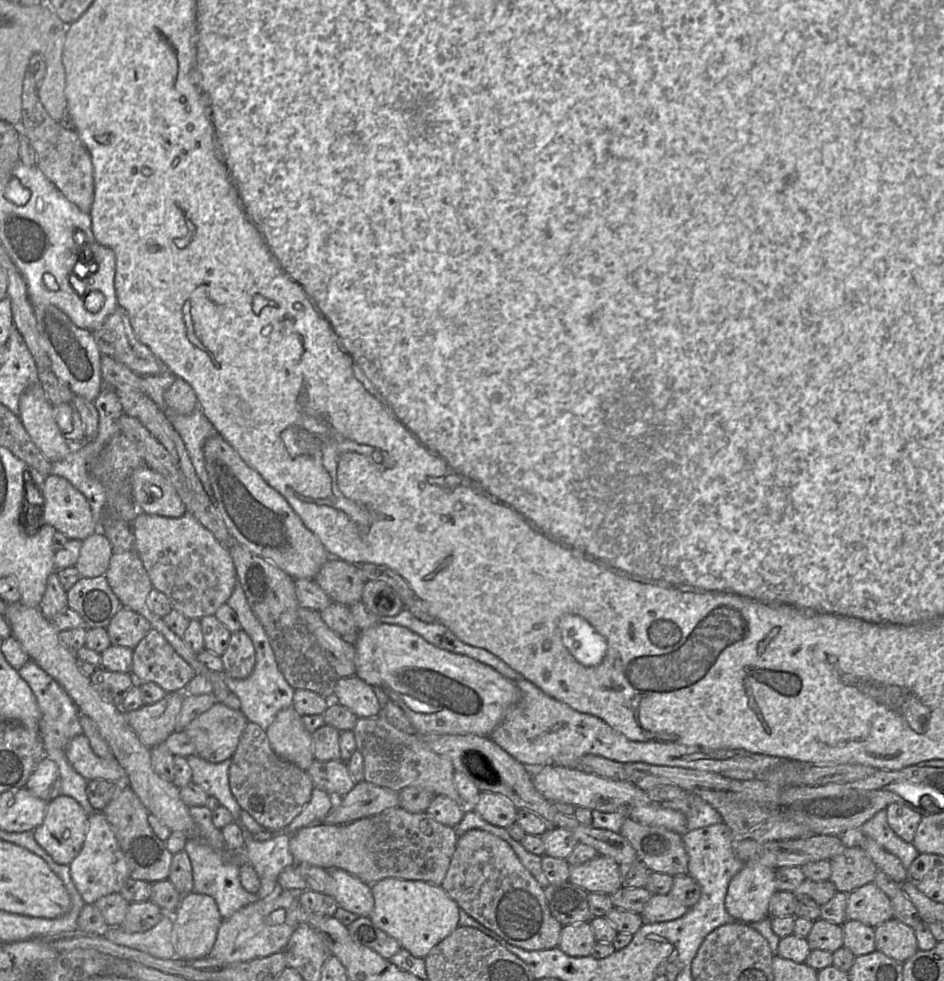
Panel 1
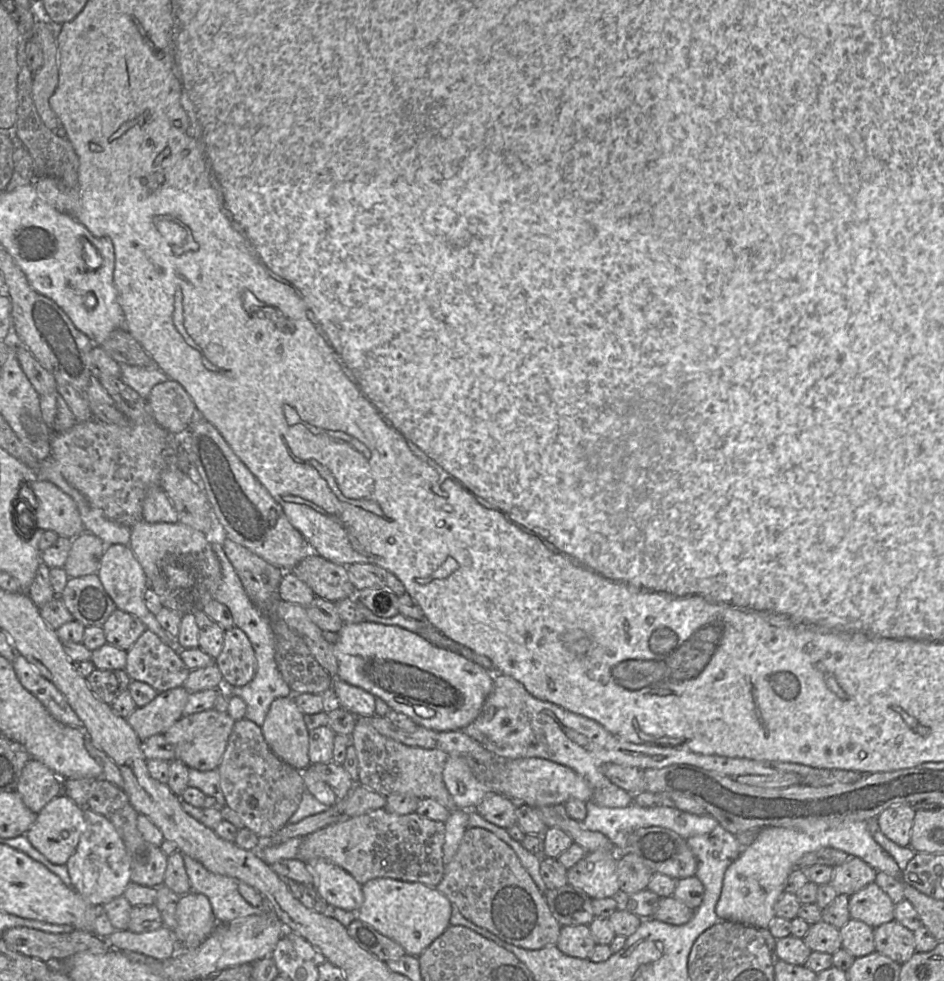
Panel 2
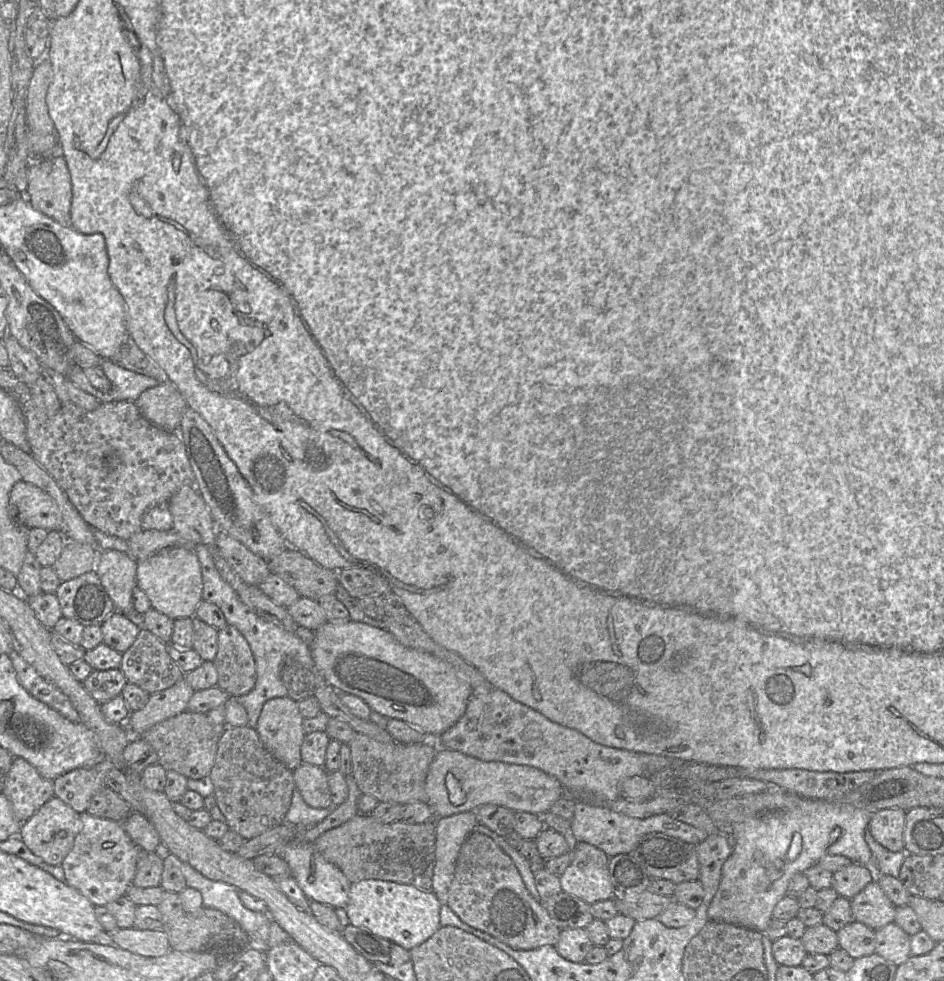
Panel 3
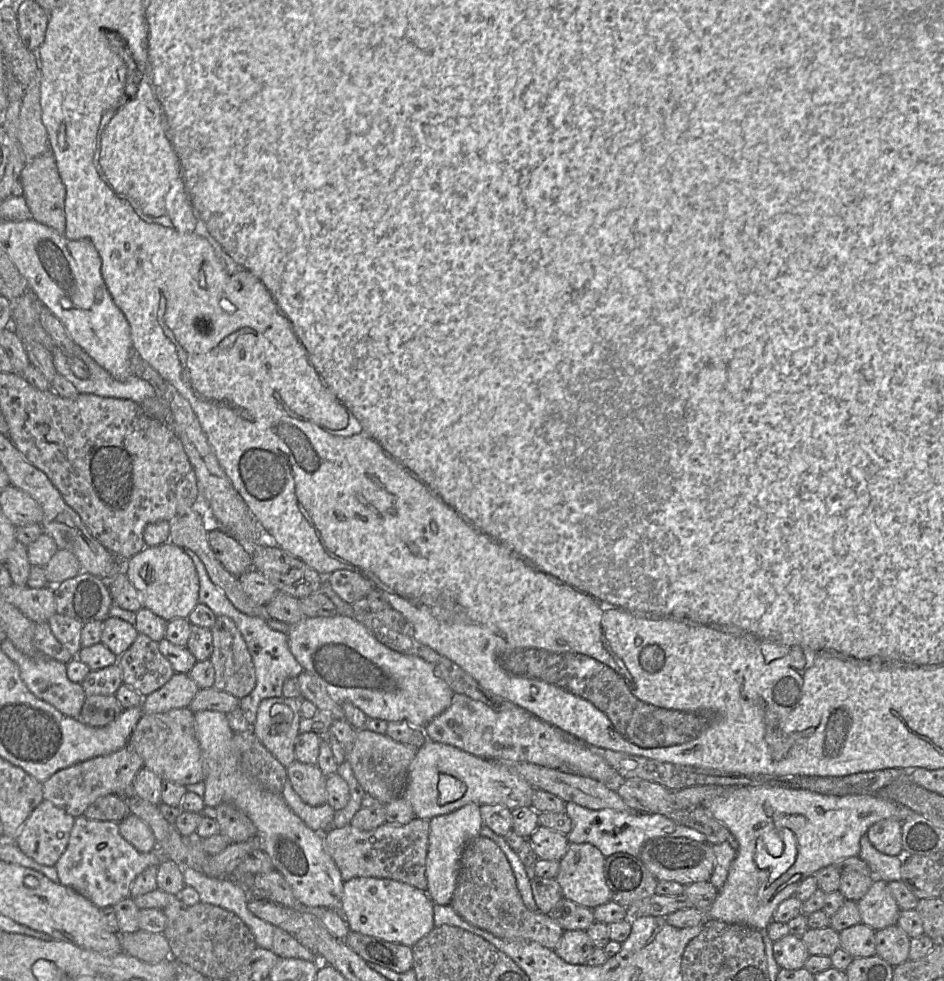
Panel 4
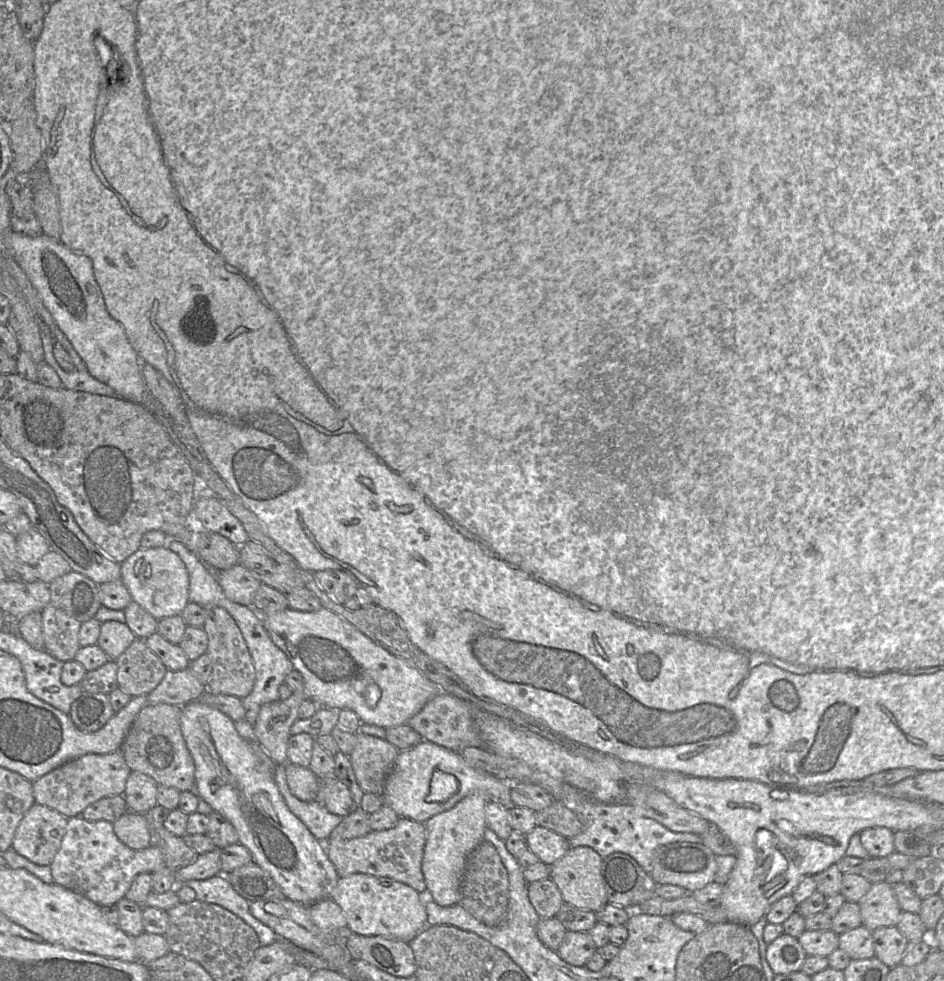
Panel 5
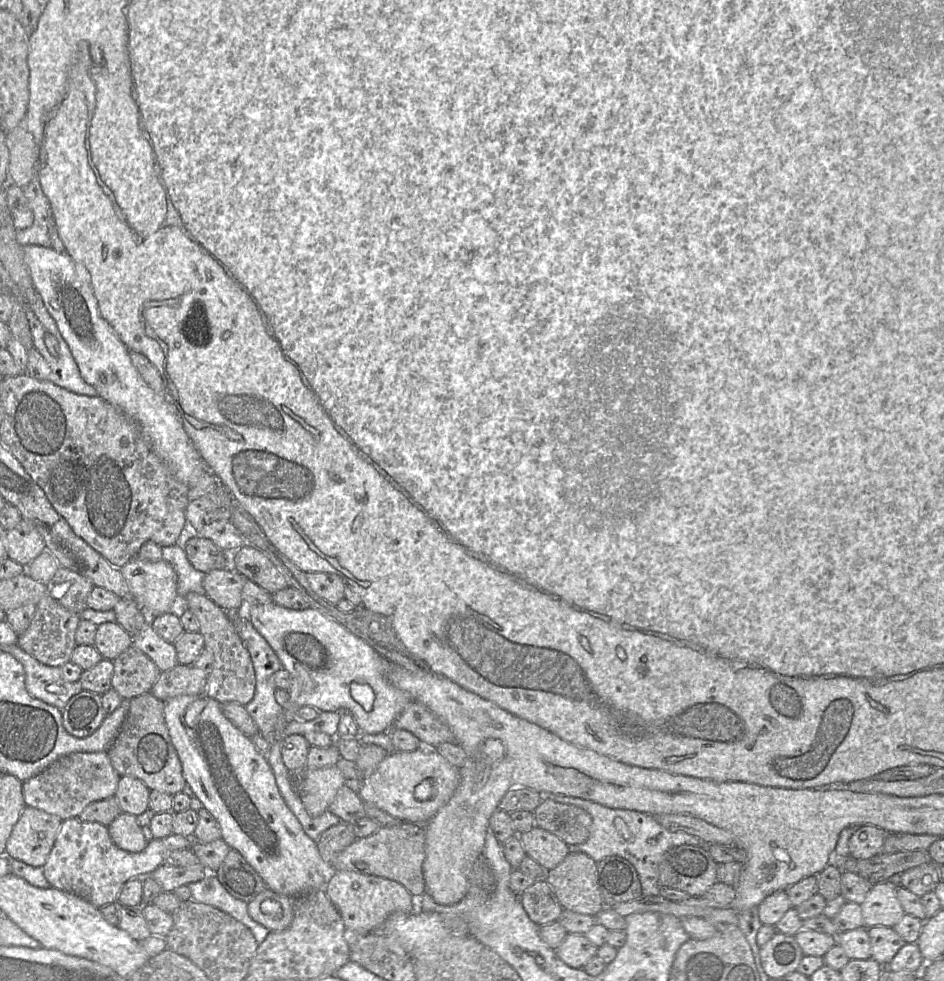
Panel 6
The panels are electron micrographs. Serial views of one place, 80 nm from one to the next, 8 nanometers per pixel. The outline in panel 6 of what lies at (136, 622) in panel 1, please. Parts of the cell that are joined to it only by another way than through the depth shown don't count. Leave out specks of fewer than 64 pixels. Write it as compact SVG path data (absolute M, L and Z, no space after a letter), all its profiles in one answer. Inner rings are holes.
M116 621L97 626L93 646L106 660L113 661L132 645L132 635L126 632Z

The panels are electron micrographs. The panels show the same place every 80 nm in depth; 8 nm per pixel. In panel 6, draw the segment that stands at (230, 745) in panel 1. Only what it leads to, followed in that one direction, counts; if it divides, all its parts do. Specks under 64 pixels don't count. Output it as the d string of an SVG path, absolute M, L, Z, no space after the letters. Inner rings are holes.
M146 692L129 700L128 711L111 746L106 750L120 776L141 780L148 789L175 795L187 787L182 765L164 719L164 701Z

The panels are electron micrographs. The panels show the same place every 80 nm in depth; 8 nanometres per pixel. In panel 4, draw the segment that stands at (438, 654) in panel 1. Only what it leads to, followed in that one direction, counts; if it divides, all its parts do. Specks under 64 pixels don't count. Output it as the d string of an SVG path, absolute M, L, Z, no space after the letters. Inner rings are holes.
M340 614L332 617L304 617L301 621L290 624L287 636L295 659L305 671L314 676L330 697L341 704L351 702L367 717L387 722L405 721L423 729L451 705L454 692L435 674L430 663L420 657L388 648L357 619Z

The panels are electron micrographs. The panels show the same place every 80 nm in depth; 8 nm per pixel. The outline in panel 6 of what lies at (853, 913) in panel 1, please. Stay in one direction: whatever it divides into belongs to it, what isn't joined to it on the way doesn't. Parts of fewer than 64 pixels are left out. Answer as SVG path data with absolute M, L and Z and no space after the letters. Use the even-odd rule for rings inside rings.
M890 880L872 885L860 904L863 927L894 927L901 920L905 911L898 899L898 886Z

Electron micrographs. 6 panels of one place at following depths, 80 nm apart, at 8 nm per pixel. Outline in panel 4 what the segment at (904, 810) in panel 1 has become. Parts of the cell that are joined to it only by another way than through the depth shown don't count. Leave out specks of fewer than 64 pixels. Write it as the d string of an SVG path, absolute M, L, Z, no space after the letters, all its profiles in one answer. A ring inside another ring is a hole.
M895 818L883 819L870 826L866 835L881 853L890 856L902 855L902 823Z

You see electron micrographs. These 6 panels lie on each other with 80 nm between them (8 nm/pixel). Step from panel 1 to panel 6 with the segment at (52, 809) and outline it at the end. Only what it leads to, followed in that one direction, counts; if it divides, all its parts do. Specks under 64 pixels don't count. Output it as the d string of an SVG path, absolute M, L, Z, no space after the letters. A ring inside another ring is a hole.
M26 806L7 840L4 855L33 867L43 867L62 821L58 816Z

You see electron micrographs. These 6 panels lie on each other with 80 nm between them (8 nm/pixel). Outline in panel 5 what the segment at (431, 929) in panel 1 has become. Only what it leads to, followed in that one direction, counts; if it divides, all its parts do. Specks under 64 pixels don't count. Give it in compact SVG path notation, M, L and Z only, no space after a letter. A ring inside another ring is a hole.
M362 873L340 877L331 899L342 909L354 934L385 936L409 943L428 926L425 899L415 889L388 877Z

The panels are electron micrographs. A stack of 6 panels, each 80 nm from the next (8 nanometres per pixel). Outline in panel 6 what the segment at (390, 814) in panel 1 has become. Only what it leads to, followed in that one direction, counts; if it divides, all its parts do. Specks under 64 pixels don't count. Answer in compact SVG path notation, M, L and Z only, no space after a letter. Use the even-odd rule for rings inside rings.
M404 821L396 826L380 827L369 836L355 839L336 855L331 865L334 870L351 870L396 881L404 886L414 898L418 898L426 892L422 872L425 856L425 826Z

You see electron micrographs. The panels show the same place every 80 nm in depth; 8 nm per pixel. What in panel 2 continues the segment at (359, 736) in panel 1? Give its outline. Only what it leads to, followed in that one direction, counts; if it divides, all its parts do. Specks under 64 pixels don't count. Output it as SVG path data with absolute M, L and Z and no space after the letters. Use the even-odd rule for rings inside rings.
M359 721L351 734L351 745L355 748L358 758L357 784L385 797L397 793L410 794L419 799L435 799L450 811L460 810L456 808L443 781L443 769L448 757L444 751L405 745Z

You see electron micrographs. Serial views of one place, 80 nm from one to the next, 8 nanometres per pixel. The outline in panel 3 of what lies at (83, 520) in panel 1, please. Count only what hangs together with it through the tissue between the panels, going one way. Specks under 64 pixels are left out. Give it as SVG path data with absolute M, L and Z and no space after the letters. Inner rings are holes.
M19 481L9 495L11 517L28 528L61 529L61 513L54 499L37 486Z

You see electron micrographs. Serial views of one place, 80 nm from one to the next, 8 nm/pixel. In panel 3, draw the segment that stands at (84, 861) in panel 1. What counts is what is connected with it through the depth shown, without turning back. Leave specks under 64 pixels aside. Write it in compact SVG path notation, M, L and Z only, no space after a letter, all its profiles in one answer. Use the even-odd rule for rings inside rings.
M87 811L80 814L81 829L70 852L61 863L66 883L95 907L125 896L136 872L140 850L126 833L122 822L100 818Z

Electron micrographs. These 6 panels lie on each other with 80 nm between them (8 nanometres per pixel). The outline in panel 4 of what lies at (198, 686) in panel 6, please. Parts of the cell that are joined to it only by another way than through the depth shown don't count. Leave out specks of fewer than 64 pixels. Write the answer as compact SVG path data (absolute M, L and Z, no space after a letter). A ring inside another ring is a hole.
M175 672L159 689L145 696L143 713L161 713L175 708L188 707L199 687L188 674Z

